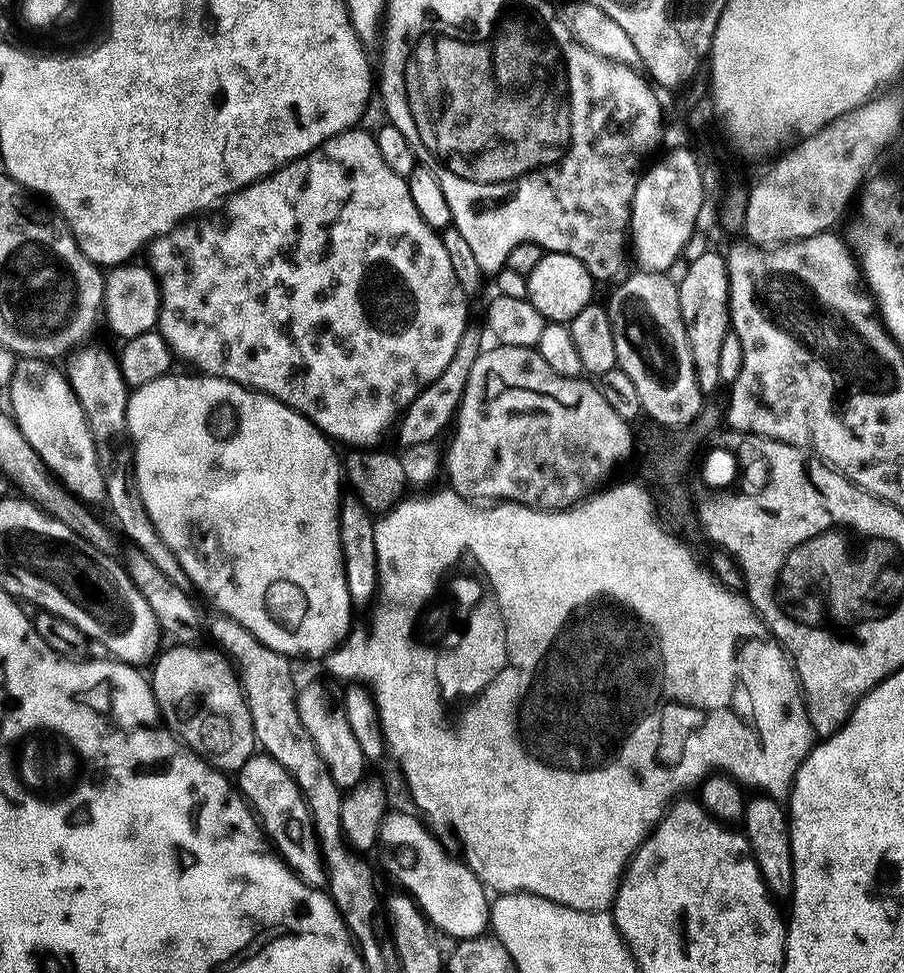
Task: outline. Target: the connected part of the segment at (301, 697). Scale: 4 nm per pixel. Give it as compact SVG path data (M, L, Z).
M308 684L299 689L296 697L299 717L302 724L306 726L306 732L314 742L318 754L322 754L322 762L330 770L330 778L342 790L355 790L361 787L360 779L364 776L366 761L358 741L347 721L343 707L332 705L332 696L324 684Z

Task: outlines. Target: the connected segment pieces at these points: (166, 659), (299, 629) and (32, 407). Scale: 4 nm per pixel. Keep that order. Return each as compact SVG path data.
M196 646L171 647L155 657L150 671L152 693L163 723L188 751L201 756L211 768L225 774L239 773L258 745L233 665L216 650L208 653Z
M169 374L154 382L146 382L146 386L131 389L128 397L128 435L136 453L136 481L142 494L142 502L146 506L146 514L150 514L154 530L170 546L174 558L182 566L188 576L188 584L196 587L208 599L212 600L216 610L223 615L234 618L258 642L265 644L270 650L281 652L283 656L295 658L303 652L316 656L327 654L347 637L353 627L352 611L354 605L344 573L344 555L340 549L340 480L342 484L342 464L336 460L333 441L325 436L316 425L308 421L301 412L295 412L290 406L268 396L265 392L255 392L252 388L243 388L233 380L224 380L220 376L196 374L198 376L176 376Z
M20 358L12 371L12 383L6 392L12 399L11 415L22 430L26 442L34 446L40 461L49 473L75 499L81 502L105 499L104 475L96 457L94 438L86 422L86 414L78 402L72 387L68 385L67 375L55 368L55 363L44 358Z

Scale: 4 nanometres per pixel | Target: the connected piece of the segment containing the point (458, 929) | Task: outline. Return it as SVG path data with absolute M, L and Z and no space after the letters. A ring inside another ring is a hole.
M389 811L380 824L379 843L382 848L384 844L384 860L393 878L400 883L397 885L415 900L433 929L443 935L455 937L458 941L485 935L490 924L489 893L463 859L456 857L455 860L428 833L429 825L419 815L416 816Z

